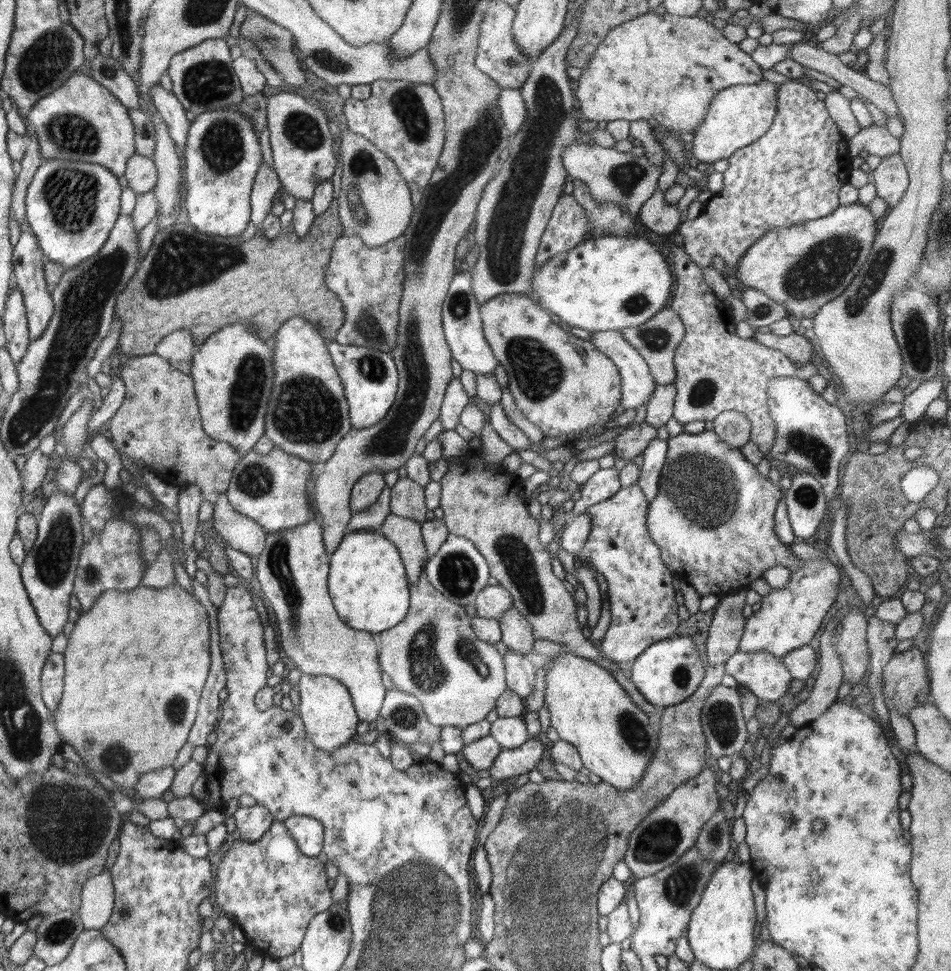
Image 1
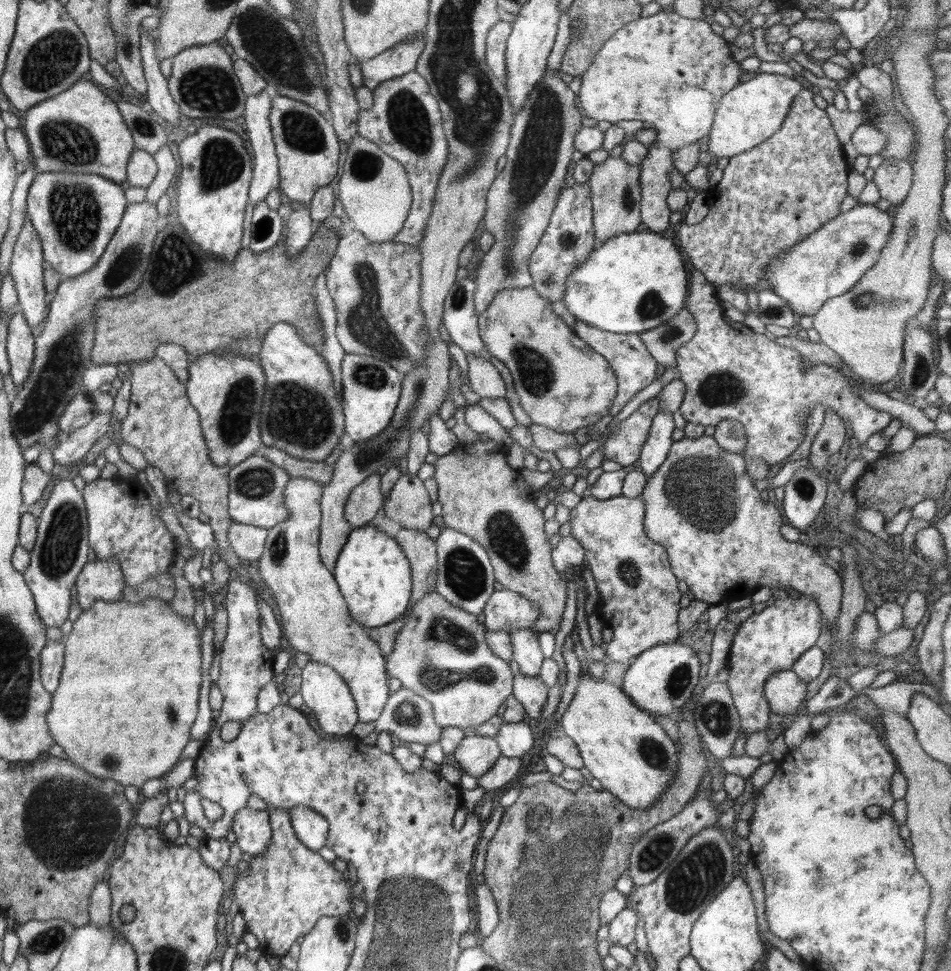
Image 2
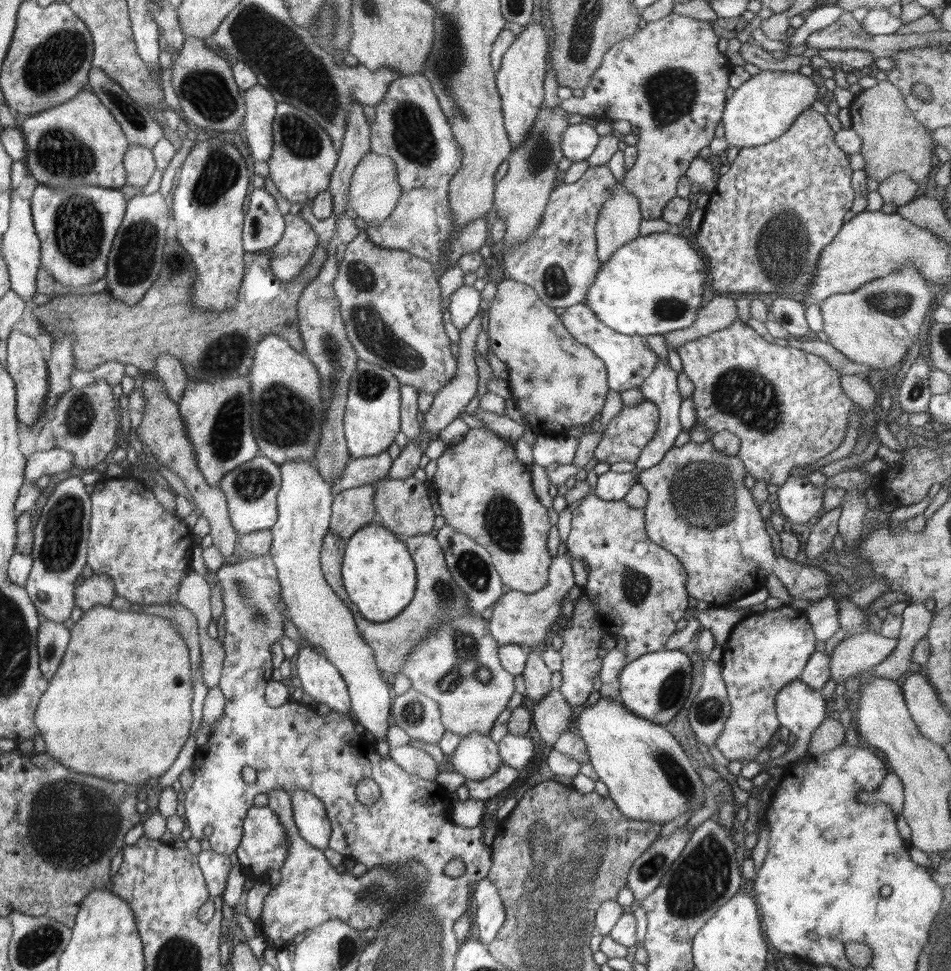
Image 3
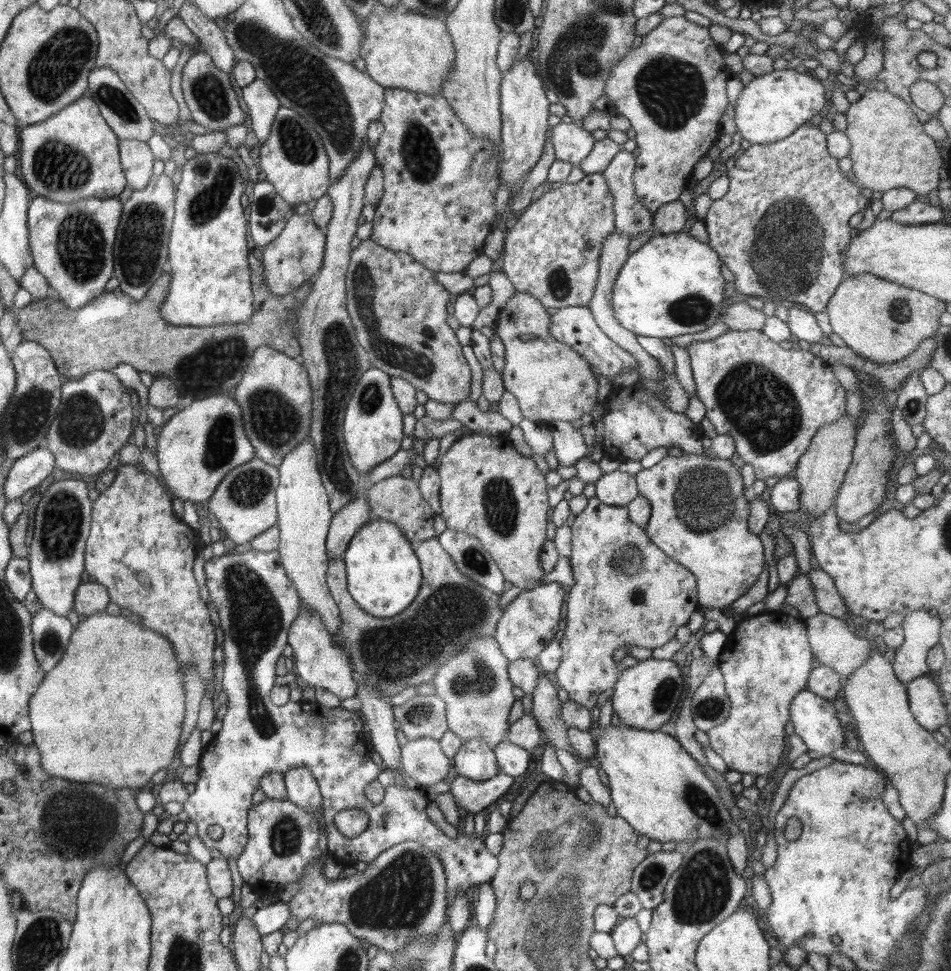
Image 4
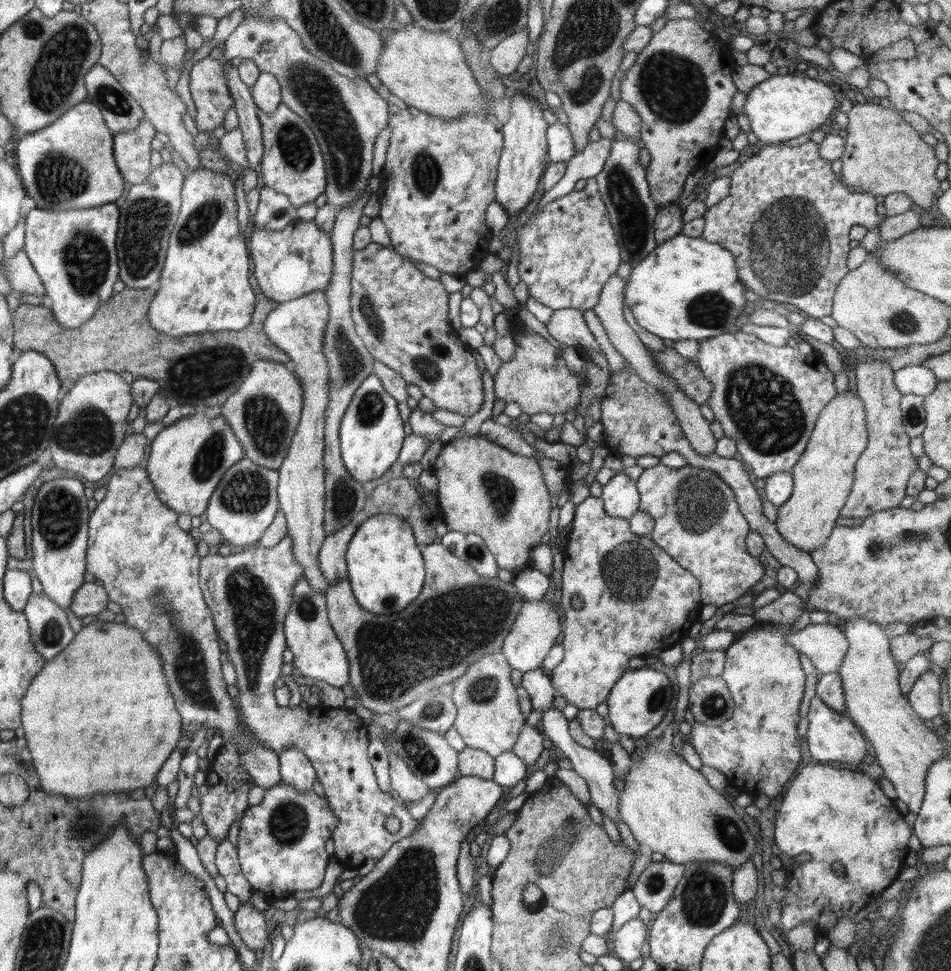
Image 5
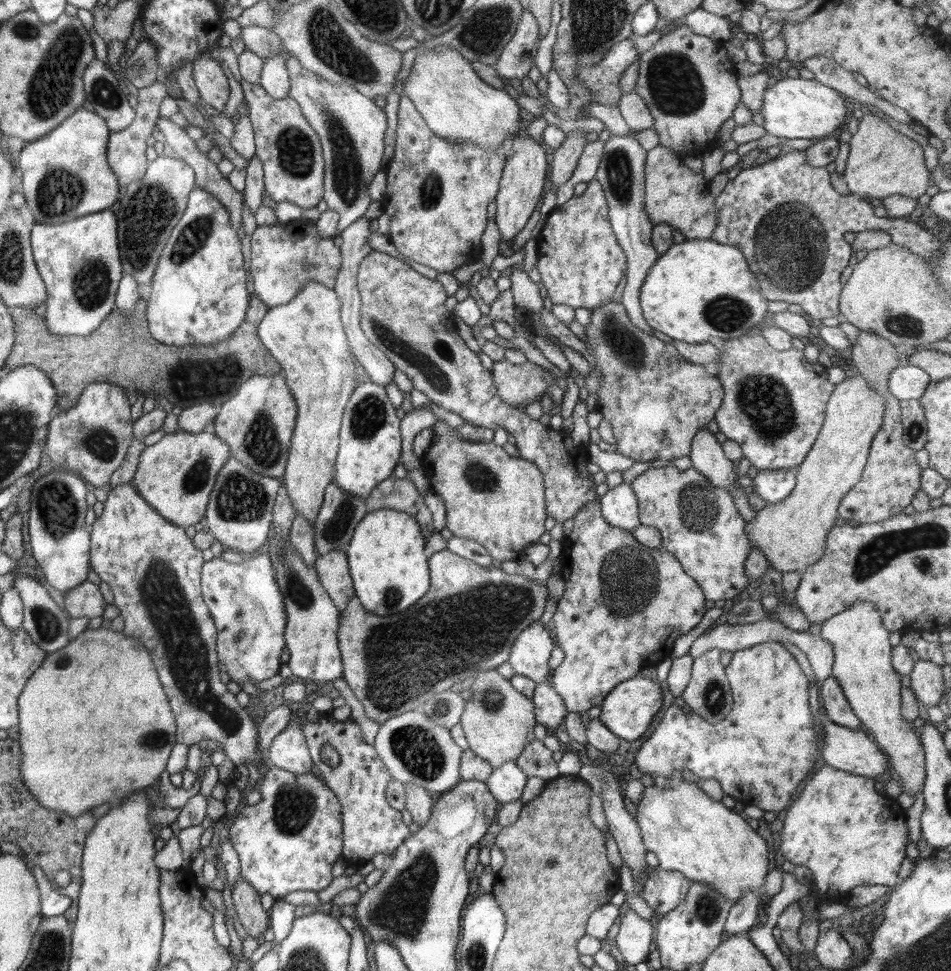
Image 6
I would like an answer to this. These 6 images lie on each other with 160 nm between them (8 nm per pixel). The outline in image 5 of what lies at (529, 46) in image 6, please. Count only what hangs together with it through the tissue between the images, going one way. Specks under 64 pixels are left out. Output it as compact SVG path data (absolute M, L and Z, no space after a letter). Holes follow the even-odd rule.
M527 26L519 28L514 34L507 36L488 54L489 63L499 74L511 77L517 75L518 64L526 55L526 46L529 43Z

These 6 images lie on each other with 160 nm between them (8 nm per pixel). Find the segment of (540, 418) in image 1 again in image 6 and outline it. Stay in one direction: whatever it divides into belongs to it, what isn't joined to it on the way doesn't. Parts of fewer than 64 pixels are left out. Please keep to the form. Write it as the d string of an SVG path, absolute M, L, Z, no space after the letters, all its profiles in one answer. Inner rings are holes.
M506 359L494 361L490 372L498 396L517 407L539 400L546 389L558 381L550 371L528 360L518 365Z

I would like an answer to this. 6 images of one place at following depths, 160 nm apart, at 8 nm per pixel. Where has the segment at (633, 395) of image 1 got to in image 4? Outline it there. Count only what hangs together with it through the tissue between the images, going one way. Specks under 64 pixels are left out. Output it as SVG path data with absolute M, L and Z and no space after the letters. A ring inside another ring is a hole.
M568 306L558 309L551 315L550 334L558 341L567 344L572 350L581 354L600 374L614 384L614 379L620 372L636 370L637 360L621 346L618 346L594 320L587 306Z

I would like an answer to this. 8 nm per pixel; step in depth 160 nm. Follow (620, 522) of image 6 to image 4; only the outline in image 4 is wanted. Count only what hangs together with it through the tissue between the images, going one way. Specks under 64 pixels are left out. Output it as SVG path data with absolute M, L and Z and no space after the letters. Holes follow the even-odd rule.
M619 469L603 473L595 482L595 497L608 506L626 506L638 495L635 476Z

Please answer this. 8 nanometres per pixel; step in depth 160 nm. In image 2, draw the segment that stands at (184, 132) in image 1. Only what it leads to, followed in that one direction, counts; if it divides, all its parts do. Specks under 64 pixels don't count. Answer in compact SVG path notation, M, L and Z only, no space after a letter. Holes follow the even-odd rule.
M142 27L140 33L140 54L143 64L143 73L147 84L147 91L141 101L151 111L166 119L169 126L180 126L180 107L174 102L167 85L167 78L160 71L157 58L157 44Z

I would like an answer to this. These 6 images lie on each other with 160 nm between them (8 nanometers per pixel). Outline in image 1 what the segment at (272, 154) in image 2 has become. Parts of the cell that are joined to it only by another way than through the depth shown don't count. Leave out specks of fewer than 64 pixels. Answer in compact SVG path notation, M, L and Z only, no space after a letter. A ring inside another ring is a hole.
M266 163L262 164L251 190L251 221L255 224L256 230L270 214L274 204L274 194L280 190L280 185L273 168Z

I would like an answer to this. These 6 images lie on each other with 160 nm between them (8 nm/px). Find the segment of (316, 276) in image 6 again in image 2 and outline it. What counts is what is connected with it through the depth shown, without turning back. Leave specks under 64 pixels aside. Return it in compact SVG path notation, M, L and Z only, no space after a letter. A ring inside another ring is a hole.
M308 206L295 210L288 216L284 226L288 229L286 246L290 255L298 254L310 243L316 230L315 223Z

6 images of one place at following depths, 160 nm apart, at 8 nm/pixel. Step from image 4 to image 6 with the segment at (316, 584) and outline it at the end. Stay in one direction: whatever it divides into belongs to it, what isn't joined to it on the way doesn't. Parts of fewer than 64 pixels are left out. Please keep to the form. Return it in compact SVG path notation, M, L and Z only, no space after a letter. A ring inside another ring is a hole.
M307 280L288 304L267 310L260 321L258 336L270 354L278 361L284 379L297 404L297 417L282 482L295 511L305 516L314 526L323 503L326 487L331 483L339 451L339 432L344 409L356 390L356 369L349 338L341 321L341 304L337 292L323 284Z

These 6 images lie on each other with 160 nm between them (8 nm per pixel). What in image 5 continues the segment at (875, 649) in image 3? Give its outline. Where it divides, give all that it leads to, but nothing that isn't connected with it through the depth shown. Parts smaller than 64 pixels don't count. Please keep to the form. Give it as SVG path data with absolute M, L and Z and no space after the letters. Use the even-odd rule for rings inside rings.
M827 622L826 624L809 624L806 628L802 628L799 631L792 631L790 629L788 631L788 643L799 654L805 654L811 660L818 675L826 674L827 672L838 672L849 648L846 636L841 633L841 627L832 626L832 624Z

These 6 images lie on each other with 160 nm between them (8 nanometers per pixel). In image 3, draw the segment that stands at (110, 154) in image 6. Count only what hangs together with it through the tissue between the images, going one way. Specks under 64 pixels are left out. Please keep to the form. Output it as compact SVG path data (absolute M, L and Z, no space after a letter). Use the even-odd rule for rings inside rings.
M138 144L128 146L123 164L126 170L127 184L138 189L144 188L157 175L152 149Z

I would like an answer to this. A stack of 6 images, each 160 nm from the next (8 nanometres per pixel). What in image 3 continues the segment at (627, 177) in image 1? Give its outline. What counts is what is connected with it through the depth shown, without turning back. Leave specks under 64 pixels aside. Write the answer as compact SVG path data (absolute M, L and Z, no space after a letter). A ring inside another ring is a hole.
M624 177L616 181L613 195L604 203L595 226L597 255L599 261L606 262L624 247L636 239L640 232L638 227L643 219L639 200L627 191Z

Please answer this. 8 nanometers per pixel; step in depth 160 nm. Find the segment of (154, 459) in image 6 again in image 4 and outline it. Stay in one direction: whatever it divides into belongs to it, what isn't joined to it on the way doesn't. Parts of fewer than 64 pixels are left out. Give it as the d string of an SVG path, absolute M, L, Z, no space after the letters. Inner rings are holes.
M232 392L184 402L179 411L162 426L157 437L156 455L161 481L172 498L204 502L214 494L227 472L252 460L255 450L243 429L242 413Z

